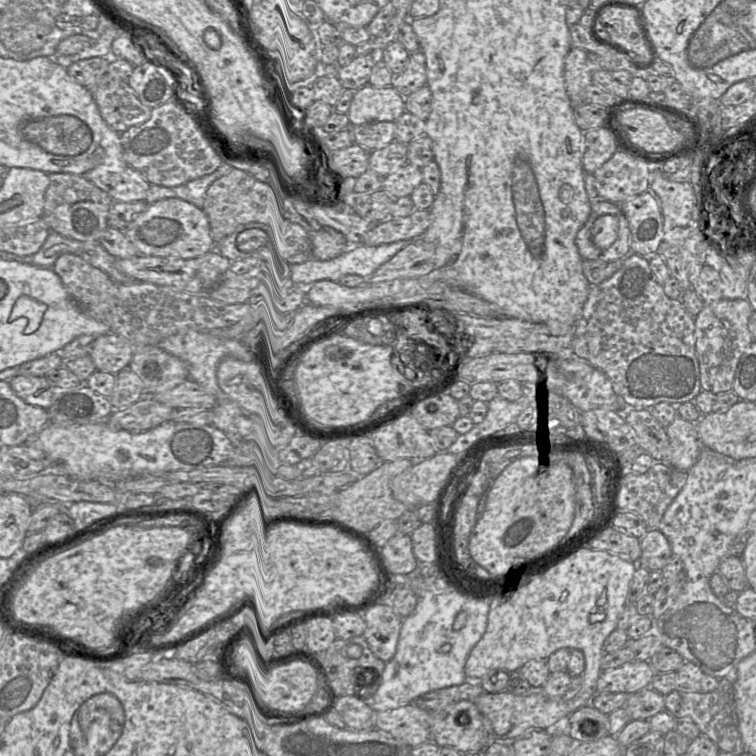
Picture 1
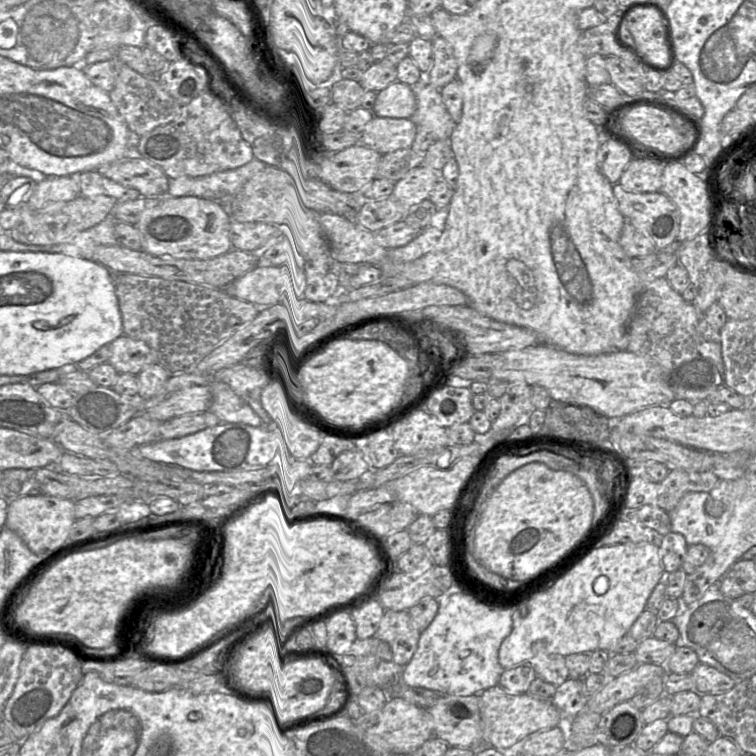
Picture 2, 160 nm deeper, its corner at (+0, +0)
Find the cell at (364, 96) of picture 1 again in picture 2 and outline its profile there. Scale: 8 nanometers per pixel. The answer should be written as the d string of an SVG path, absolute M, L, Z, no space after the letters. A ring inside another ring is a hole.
M396 81L377 92L372 111L375 117L412 119L416 105L413 87Z

